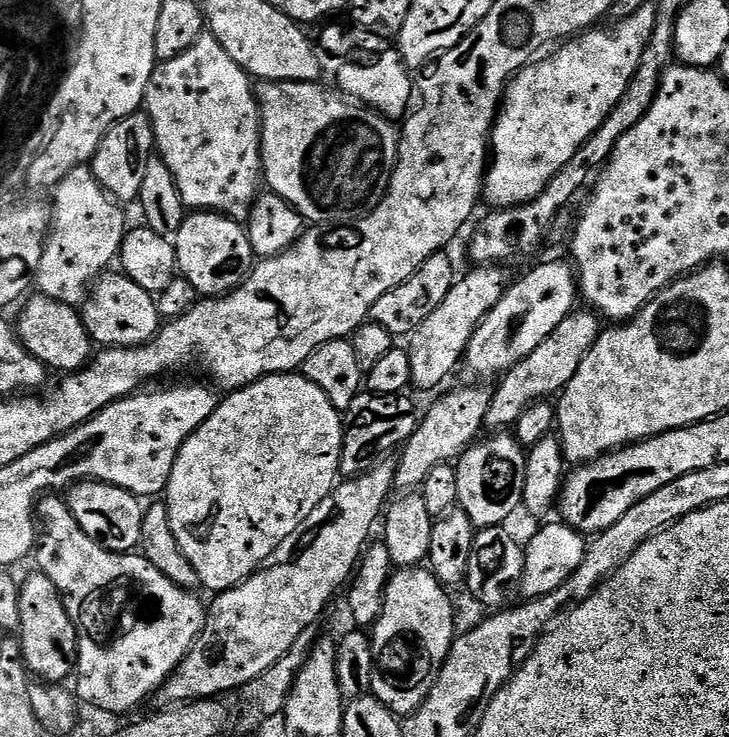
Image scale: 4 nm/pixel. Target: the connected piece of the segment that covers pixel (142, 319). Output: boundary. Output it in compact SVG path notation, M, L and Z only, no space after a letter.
M104 274L95 281L90 299L83 305L86 330L97 345L110 348L138 348L155 338L162 327L162 317L154 296L125 274Z

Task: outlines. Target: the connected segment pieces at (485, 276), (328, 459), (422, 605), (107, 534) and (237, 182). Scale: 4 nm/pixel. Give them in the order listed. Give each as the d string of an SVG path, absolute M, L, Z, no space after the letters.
M476 266L471 269L469 276L461 275L452 285L450 294L422 322L422 326L416 329L410 337L410 343L406 351L410 358L410 370L412 371L412 384L420 388L436 388L456 367L461 367L465 359L470 338L476 332L476 328L490 314L490 310L504 297L504 293L510 283L509 277L504 277L505 269L500 266Z
M281 372L278 376L264 376L260 380L255 380L253 384L248 384L244 388L237 388L229 391L228 396L217 403L214 414L186 438L186 442L180 448L178 458L174 462L174 470L168 479L166 489L166 503L170 514L170 530L174 530L174 538L178 538L178 546L186 558L190 558L190 566L198 570L198 578L201 585L209 588L212 594L219 594L237 588L239 584L249 580L254 573L259 572L273 559L272 556L312 515L316 512L316 507L320 503L327 501L331 497L340 475L340 459L344 449L344 421L341 413L337 412L335 406L310 382L303 374L293 374L291 372Z
M427 567L402 568L393 571L384 591L382 614L370 629L373 654L371 695L375 696L397 718L407 718L426 702L442 666L446 662L452 641L457 635L456 616L452 613L449 589Z
M81 480L67 489L66 499L74 518L78 518L78 526L82 526L82 530L86 530L86 534L90 534L90 538L97 540L102 547L109 548L111 552L132 552L140 548L145 510L141 497L101 480Z
M205 34L198 38L198 42L194 42L194 46L190 46L190 50L186 50L186 54L178 54L178 58L170 58L157 63L144 95L143 107L148 113L152 129L154 130L154 138L156 139L155 151L158 153L159 159L163 160L166 166L170 166L170 174L174 174L174 182L178 182L178 190L184 199L185 209L220 212L222 215L230 216L236 221L247 221L248 215L252 212L252 204L262 191L260 107L256 101L253 77L249 76L242 66L238 66L238 62L234 62L234 58L230 58L230 54L226 54L222 42L218 42L216 36Z

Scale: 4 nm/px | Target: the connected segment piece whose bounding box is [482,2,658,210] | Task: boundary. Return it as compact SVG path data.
M646 2L634 14L630 14L630 18L615 21L611 26L613 28L604 28L605 26L596 26L587 32L581 32L579 36L561 43L553 56L545 55L543 58L537 59L535 62L527 64L522 71L517 72L508 82L507 88L504 90L504 98L500 106L500 111L496 117L496 124L492 127L490 137L490 163L486 168L486 179L484 181L484 191L482 193L485 201L492 203L493 209L515 208L517 204L525 204L534 198L538 198L538 194L542 194L542 190L546 190L546 186L556 177L558 172L562 170L570 158L574 158L574 154L578 154L578 150L588 139L602 126L602 122L606 122L606 118L614 110L614 106L618 106L618 102L622 98L622 94L626 94L626 90L630 86L630 78L634 78L634 70L638 70L638 62L642 62L642 54L646 54L646 46L650 42L650 38L656 29L656 13L657 5L652 2Z

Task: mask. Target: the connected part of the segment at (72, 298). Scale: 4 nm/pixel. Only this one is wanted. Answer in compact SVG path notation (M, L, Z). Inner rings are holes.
M88 166L69 172L67 178L56 185L54 195L56 195L56 204L54 203L52 208L52 226L48 233L48 242L44 245L42 266L36 275L35 287L43 295L63 304L80 306L85 303L97 277L107 273L111 269L108 267L119 257L126 233L124 212L120 209L123 207L113 200L108 191L96 181L96 175Z

